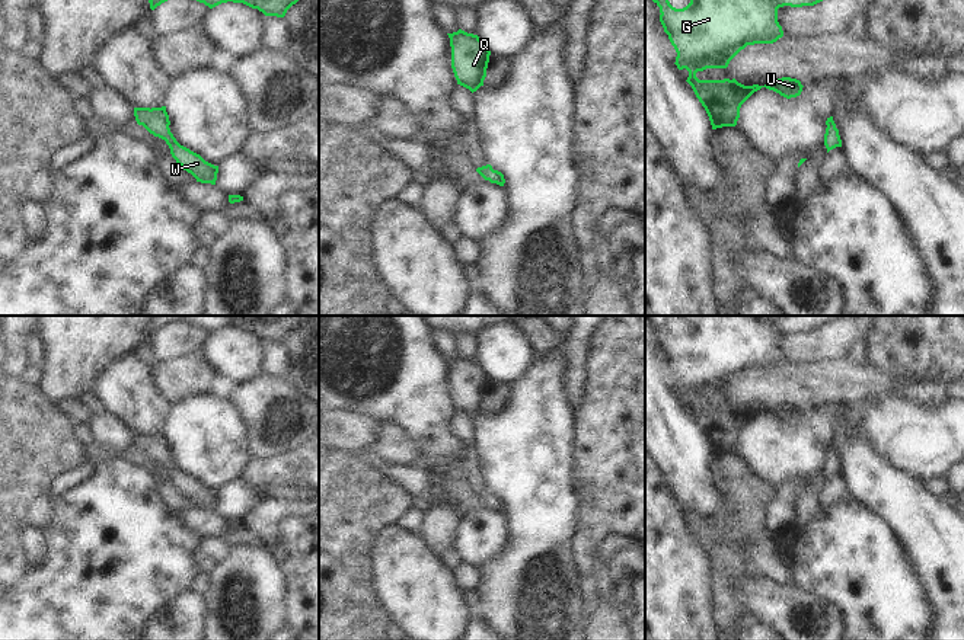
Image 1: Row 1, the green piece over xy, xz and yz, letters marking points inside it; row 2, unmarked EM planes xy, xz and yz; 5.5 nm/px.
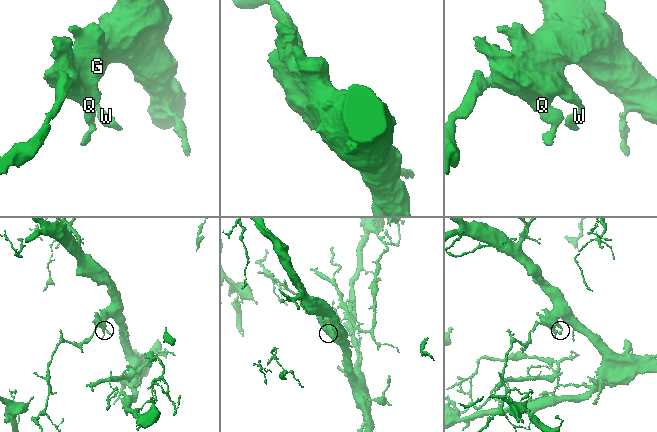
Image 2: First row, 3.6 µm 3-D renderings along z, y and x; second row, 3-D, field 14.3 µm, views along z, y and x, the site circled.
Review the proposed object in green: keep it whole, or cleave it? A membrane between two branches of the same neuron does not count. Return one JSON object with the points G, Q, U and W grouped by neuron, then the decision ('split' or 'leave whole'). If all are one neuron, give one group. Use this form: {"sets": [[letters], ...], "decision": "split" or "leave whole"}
{"sets": [["G", "Q", "U", "W"]], "decision": "leave whole"}

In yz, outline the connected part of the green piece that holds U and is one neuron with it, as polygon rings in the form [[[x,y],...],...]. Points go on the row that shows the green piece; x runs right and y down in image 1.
[[[668,0],[652,1],[660,7],[660,22],[677,52],[674,64],[679,70],[686,68],[689,71],[686,81],[705,108],[712,129],[735,127],[741,105],[762,87],[773,90],[786,99],[801,95],[804,86],[799,80],[791,77],[776,79],[765,86],[744,86],[735,79],[699,80],[696,73],[706,68],[727,68],[730,61],[747,45],[773,44],[782,38],[783,31],[778,22],[779,7],[814,6],[823,0],[690,0],[683,9],[673,7]]]

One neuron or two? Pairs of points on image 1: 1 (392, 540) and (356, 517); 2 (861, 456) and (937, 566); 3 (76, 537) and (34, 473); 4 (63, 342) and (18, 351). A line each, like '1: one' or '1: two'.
1: two
2: one
3: two
4: two

